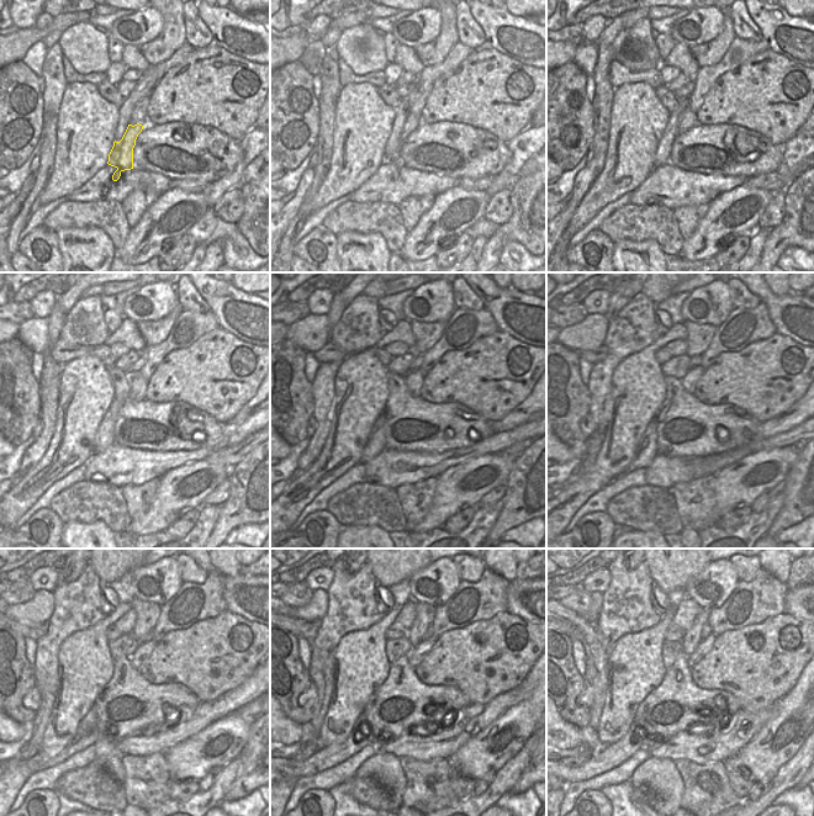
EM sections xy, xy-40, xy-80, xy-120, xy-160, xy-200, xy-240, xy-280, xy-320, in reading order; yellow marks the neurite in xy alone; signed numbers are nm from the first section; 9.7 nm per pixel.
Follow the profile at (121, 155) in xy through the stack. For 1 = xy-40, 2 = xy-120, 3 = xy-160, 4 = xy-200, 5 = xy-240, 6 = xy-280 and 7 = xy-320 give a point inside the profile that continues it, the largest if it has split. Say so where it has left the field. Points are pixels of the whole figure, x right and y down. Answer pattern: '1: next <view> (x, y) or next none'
1: next xy-40 (412, 122)
2: next xy-120 (138, 385)
3: next xy-160 (413, 380)
4: next xy-200 (692, 376)
5: next xy-240 (143, 651)
6: next xy-280 (419, 652)
7: next xy-320 (707, 644)

